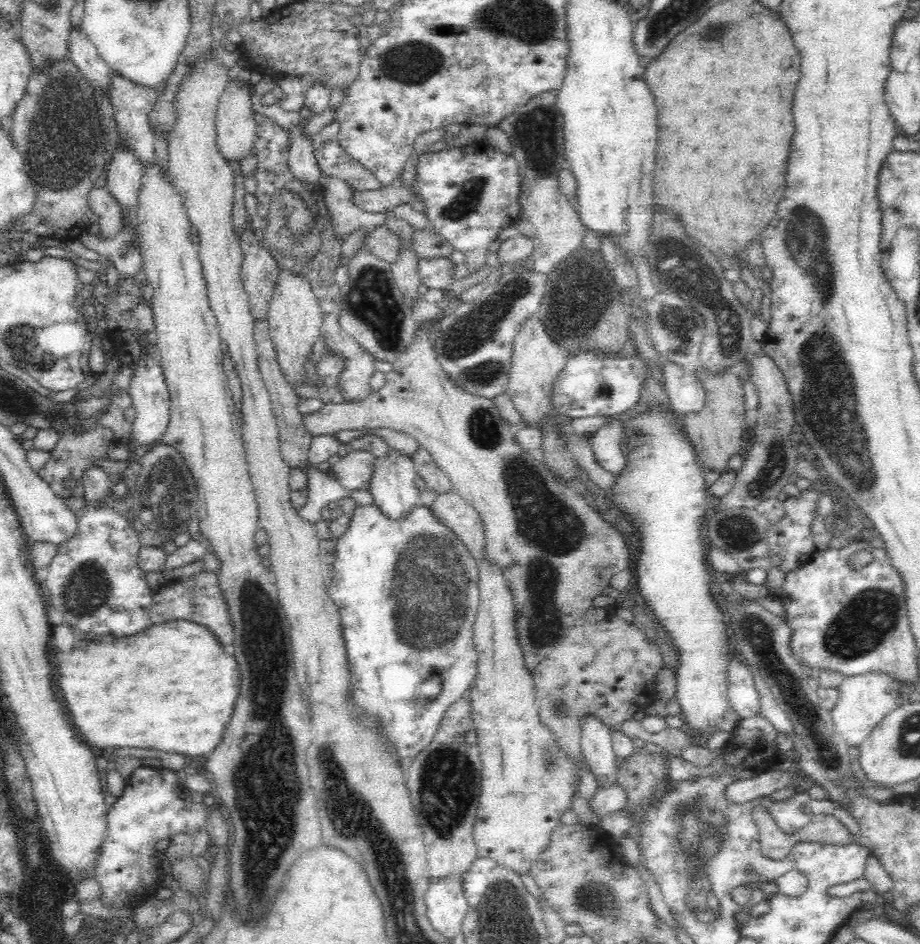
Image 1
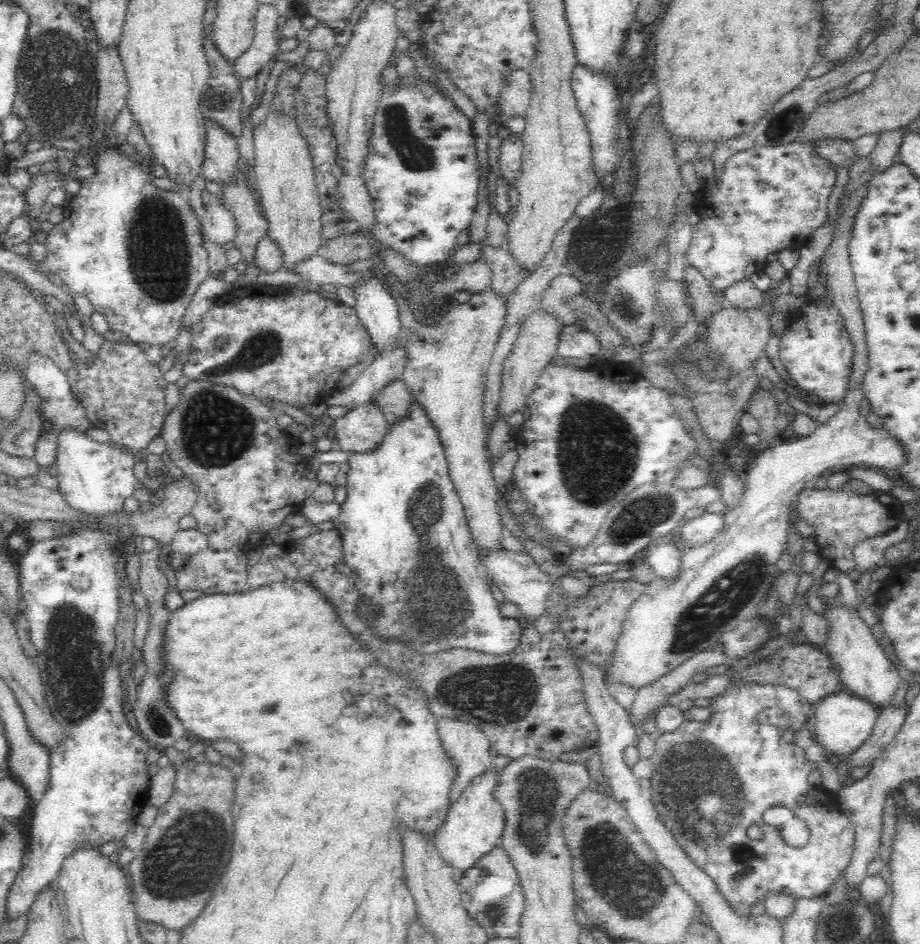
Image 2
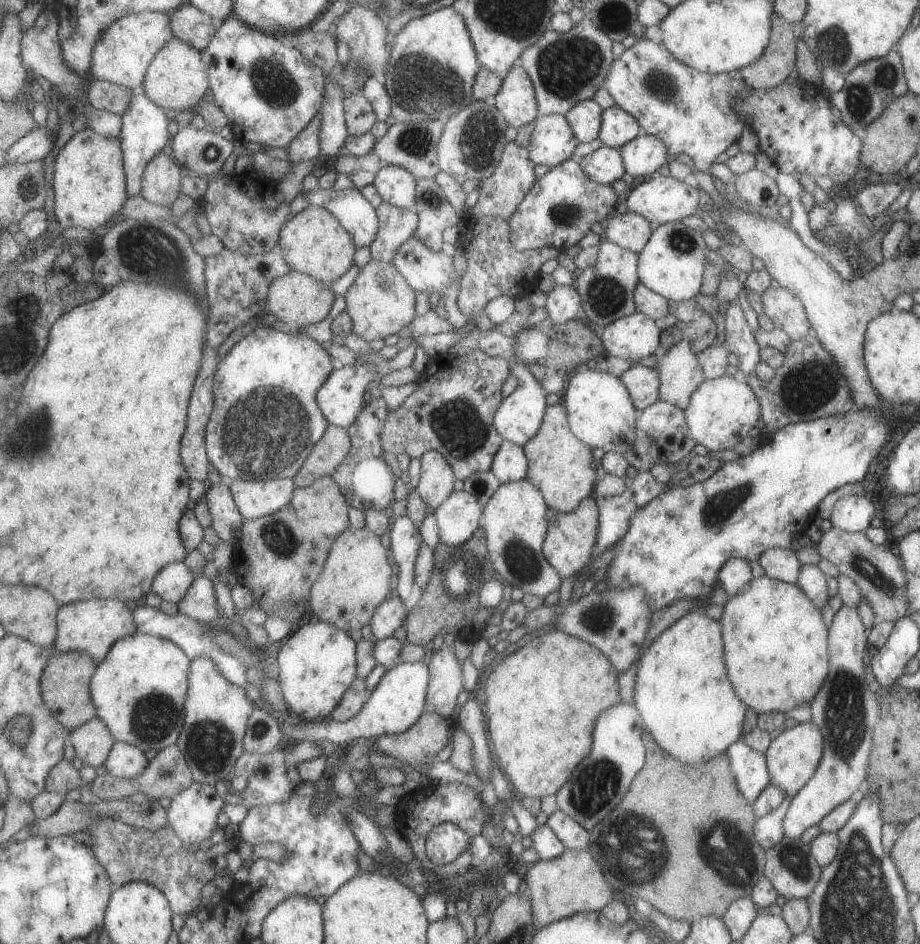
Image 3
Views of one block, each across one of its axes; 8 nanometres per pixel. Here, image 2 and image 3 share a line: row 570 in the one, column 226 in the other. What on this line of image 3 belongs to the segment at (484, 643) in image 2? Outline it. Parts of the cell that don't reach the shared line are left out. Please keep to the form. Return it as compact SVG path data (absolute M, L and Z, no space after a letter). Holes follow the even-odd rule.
M270 319L259 323L253 332L233 345L227 355L220 361L220 366L216 372L216 382L214 386L216 406L208 424L206 437L208 457L212 462L213 468L219 472L223 480L294 479L296 474L300 472L304 462L313 452L314 446L325 436L329 428L330 422L325 416L324 411L321 410L317 395L318 390L329 380L329 377L338 366L339 364L331 354L327 352L324 344L319 344L317 340L313 340L311 336L307 336L302 330L297 334L286 334L281 331L280 325Z

